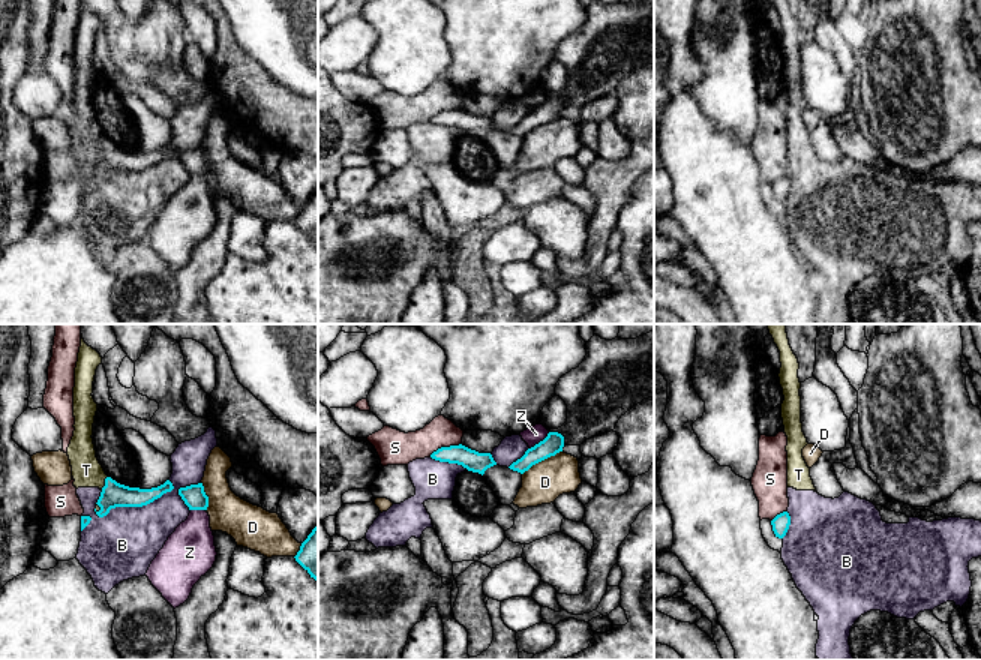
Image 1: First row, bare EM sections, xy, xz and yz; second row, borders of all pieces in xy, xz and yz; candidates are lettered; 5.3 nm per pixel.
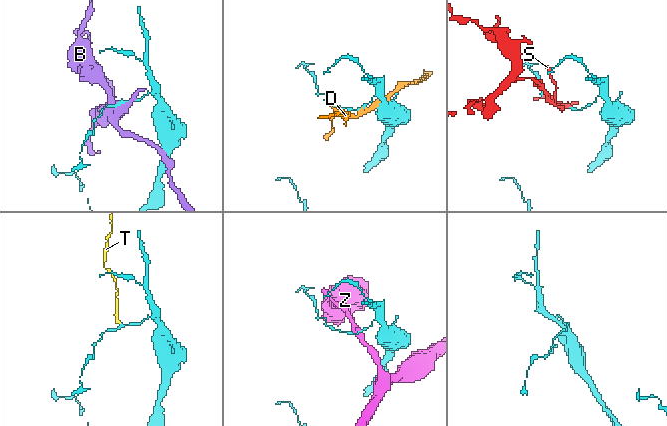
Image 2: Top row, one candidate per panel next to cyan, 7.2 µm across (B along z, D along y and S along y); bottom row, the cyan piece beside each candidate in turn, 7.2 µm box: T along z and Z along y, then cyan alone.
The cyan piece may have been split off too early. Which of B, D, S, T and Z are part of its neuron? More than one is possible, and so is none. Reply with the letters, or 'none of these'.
none of these

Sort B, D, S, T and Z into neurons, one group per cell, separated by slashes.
B T / D / S / Z

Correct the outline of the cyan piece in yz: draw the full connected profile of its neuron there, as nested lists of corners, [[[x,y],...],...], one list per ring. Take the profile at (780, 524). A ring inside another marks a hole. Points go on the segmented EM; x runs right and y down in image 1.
[[[783,512],[780,514],[777,514],[772,520],[772,531],[776,534],[776,537],[783,538],[789,530],[790,525],[790,516],[788,512]]]

